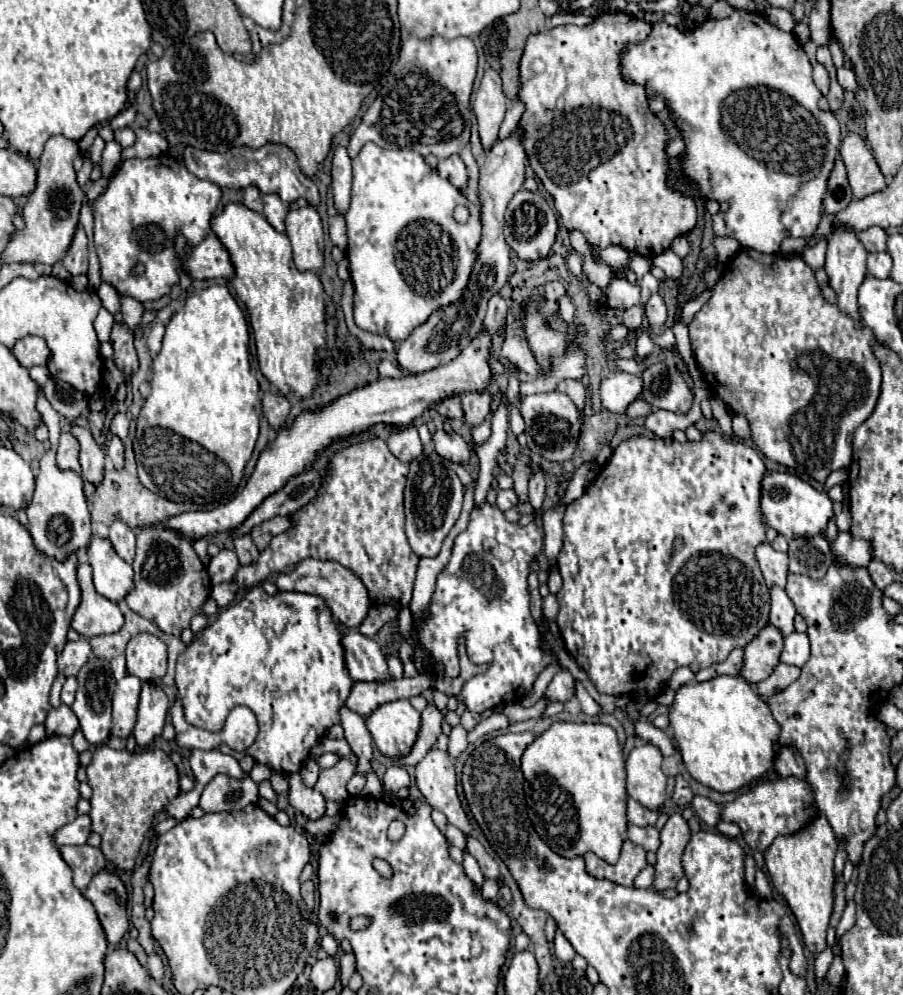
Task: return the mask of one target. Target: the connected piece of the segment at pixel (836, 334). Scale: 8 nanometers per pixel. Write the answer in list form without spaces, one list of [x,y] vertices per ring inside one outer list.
[[[742,249],[742,251],[744,253],[738,253],[732,261],[728,261],[724,275],[718,279],[718,283],[712,291],[712,297],[708,299],[708,303],[702,305],[702,309],[694,315],[692,323],[688,325],[694,357],[700,365],[703,378],[714,389],[717,397],[728,405],[728,409],[734,415],[744,415],[750,421],[752,441],[758,445],[758,449],[768,459],[772,459],[780,465],[786,465],[788,469],[798,471],[798,475],[808,475],[812,479],[824,483],[832,471],[850,465],[854,431],[872,415],[872,411],[876,407],[876,401],[880,395],[882,373],[880,373],[880,361],[876,359],[872,349],[878,341],[876,341],[874,333],[862,321],[848,317],[846,313],[842,313],[838,309],[838,305],[832,305],[822,297],[822,289],[814,277],[814,269],[810,265],[806,265],[800,255],[782,255],[782,253],[766,255],[756,249]]]

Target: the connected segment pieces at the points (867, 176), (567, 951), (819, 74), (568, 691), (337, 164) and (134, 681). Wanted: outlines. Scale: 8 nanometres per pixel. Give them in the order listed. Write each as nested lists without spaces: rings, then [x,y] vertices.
[[[848,133],[842,139],[840,155],[848,169],[848,181],[854,199],[862,199],[864,195],[882,191],[886,187],[884,175],[874,159],[872,149],[866,145],[864,137],[860,137],[858,133]]]
[[[556,931],[556,937],[554,937],[554,955],[564,963],[574,959],[574,955],[576,955],[574,947],[570,945],[570,941],[560,931]]]
[[[816,65],[814,67],[814,83],[816,83],[816,87],[826,95],[828,93],[828,83],[830,83],[830,79],[828,79],[828,71],[822,67],[822,65]]]
[[[560,669],[550,681],[544,695],[550,701],[568,701],[574,695],[574,677],[566,669]]]
[[[338,145],[332,157],[332,193],[334,193],[334,207],[340,215],[348,211],[350,187],[352,187],[352,161],[348,157],[346,147]]]
[[[126,675],[118,681],[112,705],[114,705],[114,727],[112,735],[116,737],[130,737],[134,725],[136,725],[136,709],[140,697],[142,681],[134,675]]]

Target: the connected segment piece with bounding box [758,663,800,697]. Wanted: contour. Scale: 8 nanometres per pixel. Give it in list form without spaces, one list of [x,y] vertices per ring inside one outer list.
[[[778,663],[778,665],[774,667],[772,675],[758,683],[758,693],[760,693],[762,697],[768,697],[768,695],[772,695],[774,691],[782,691],[782,689],[788,687],[790,683],[794,683],[798,677],[800,677],[800,669],[798,669],[798,667],[792,667],[792,665],[786,665],[786,663]]]

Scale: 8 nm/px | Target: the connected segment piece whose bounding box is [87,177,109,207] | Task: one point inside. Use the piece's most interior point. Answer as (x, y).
(98, 187)

